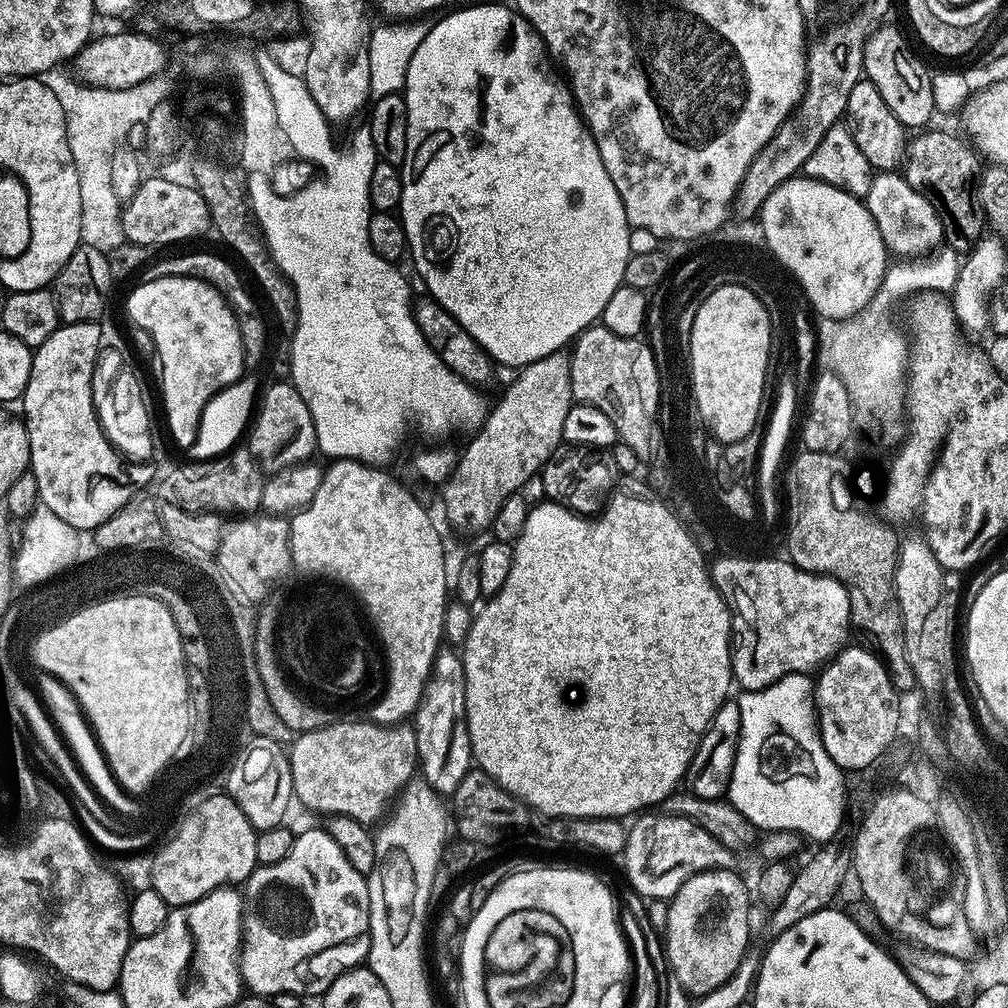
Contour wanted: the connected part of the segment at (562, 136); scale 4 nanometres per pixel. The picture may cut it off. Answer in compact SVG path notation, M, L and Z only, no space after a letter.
M504 4L457 7L441 15L441 20L424 32L418 50L414 50L414 58L410 58L410 70L406 70L406 82L402 89L408 125L406 154L402 165L404 189L398 215L406 230L410 260L412 256L417 274L428 287L427 295L442 305L484 347L484 351L497 365L509 364L512 370L519 370L567 349L580 333L593 327L603 317L606 302L610 302L614 290L618 290L624 283L626 262L632 252L626 210L618 190L614 190L614 182L610 182L610 174L606 174L606 166L602 166L602 154L598 154L592 131L580 117L571 91L561 81L561 85L556 81L550 69L544 68L546 49L543 40L519 12L509 5L508 8Z

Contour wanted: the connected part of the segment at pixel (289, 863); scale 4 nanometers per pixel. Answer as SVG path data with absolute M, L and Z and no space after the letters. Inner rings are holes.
M323 827L312 828L309 832L300 832L296 837L294 846L290 846L290 854L282 858L282 862L274 862L274 866L260 866L248 877L246 887L256 892L256 901L252 904L252 913L246 916L246 947L242 952L242 976L246 981L246 988L249 993L261 998L271 998L278 994L294 994L301 998L307 996L323 997L324 993L335 980L344 972L352 968L359 968L368 959L370 950L370 894L368 893L368 881L365 876L346 858L344 849L334 842L334 838Z

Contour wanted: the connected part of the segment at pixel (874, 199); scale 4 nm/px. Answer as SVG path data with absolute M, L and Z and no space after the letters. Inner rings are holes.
M877 171L870 182L866 203L878 226L878 234L882 234L884 247L888 250L894 248L900 252L898 254L910 258L915 254L929 253L944 240L942 222L938 218L934 206L930 206L930 202L926 202L926 198L922 194L918 194L918 190L914 190L914 186L905 182L899 171Z

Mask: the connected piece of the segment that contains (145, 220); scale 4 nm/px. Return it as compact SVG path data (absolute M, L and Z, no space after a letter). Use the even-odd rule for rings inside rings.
M150 176L141 179L136 192L128 196L123 205L120 216L125 241L151 246L176 244L179 240L192 240L209 231L208 204L198 189L187 182L179 184L164 176Z

